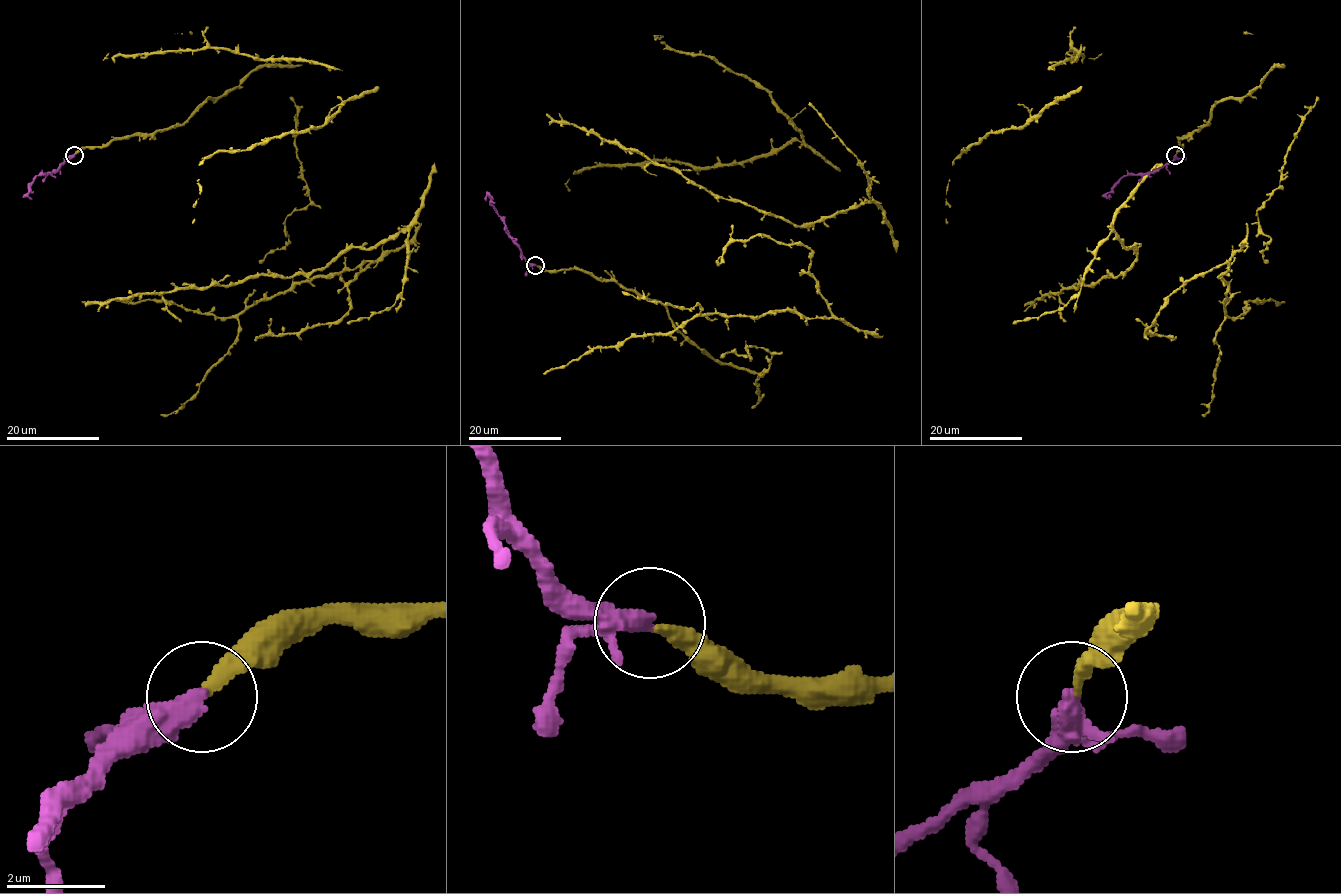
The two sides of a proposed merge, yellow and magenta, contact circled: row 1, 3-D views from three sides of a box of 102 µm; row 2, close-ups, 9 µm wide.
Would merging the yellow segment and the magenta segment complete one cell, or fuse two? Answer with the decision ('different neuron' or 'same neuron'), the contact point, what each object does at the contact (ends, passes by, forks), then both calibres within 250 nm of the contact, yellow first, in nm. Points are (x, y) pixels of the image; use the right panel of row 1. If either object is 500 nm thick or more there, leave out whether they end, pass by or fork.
same neuron; place (1175, 155); yellow ends; magenta passes by; calibres 280 and 320 nm

